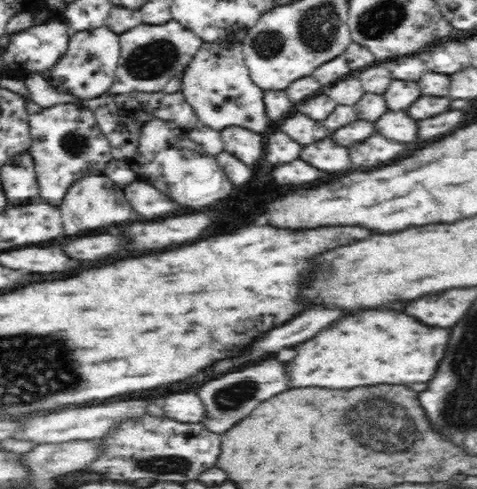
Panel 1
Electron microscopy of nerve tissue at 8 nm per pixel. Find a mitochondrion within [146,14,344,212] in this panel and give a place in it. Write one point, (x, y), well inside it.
(269, 43)

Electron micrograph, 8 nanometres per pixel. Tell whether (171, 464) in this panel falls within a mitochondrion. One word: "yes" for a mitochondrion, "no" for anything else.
yes

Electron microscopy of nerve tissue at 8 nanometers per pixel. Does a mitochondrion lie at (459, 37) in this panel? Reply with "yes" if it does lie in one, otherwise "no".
no

